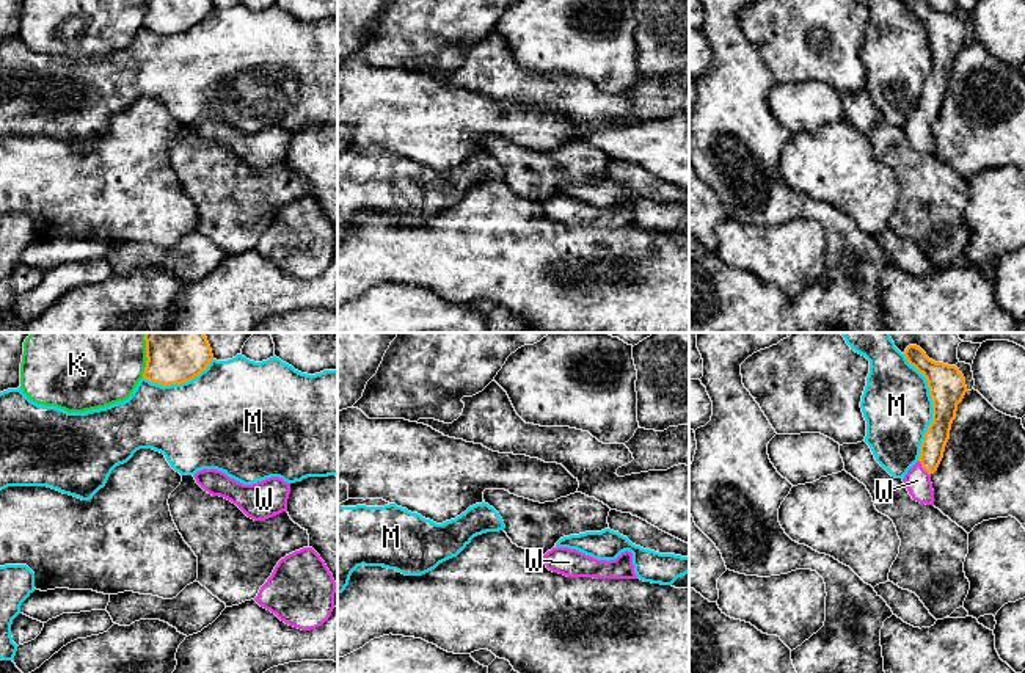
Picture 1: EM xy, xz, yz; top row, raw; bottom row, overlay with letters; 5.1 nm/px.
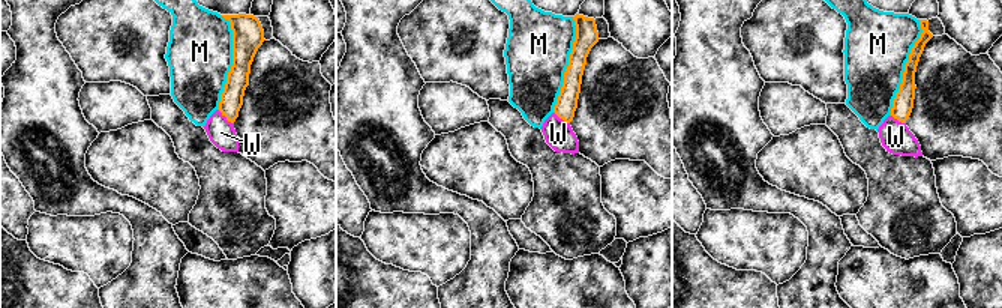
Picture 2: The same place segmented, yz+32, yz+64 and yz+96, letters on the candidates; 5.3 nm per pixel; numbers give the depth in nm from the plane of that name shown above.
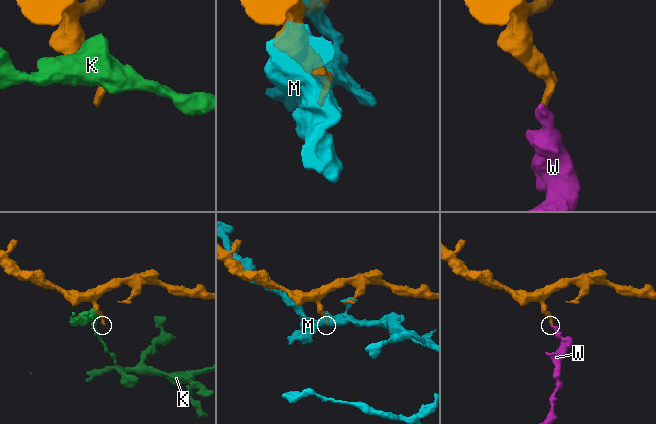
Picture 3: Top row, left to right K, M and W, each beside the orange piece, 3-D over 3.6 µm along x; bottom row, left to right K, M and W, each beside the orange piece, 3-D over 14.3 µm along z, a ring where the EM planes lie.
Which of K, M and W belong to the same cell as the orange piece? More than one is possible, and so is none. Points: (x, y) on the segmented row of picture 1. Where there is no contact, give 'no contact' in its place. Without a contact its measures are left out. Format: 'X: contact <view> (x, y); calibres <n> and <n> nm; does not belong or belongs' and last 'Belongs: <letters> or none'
K: contact xy (146, 355); calibres 320 and 500 nm; does not belong
M: contact yz (933, 407); calibres 190 and 360 nm; does not belong
W: contact yz (922, 466); calibres 130 and 140 nm; belongs
Belongs: W

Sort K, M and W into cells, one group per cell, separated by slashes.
K / M / W

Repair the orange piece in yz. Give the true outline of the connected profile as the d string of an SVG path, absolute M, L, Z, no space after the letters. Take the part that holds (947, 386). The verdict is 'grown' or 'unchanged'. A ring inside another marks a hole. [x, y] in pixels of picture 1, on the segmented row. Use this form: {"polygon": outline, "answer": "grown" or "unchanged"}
{"polygon": "M909 345L903 355L926 378L932 400L932 422L920 446L918 461L907 471L903 482L914 500L934 505L931 475L943 458L958 405L967 392L965 378L956 366L929 359L917 345Z", "answer": "grown"}

